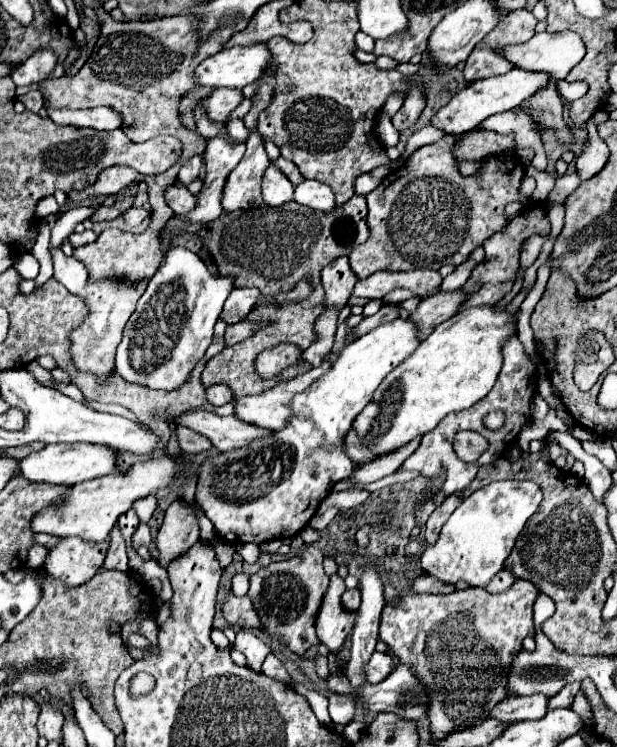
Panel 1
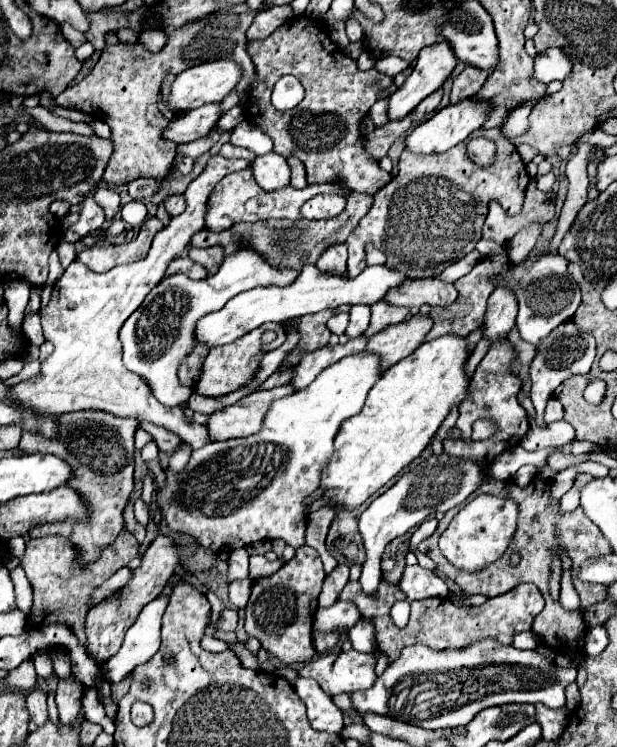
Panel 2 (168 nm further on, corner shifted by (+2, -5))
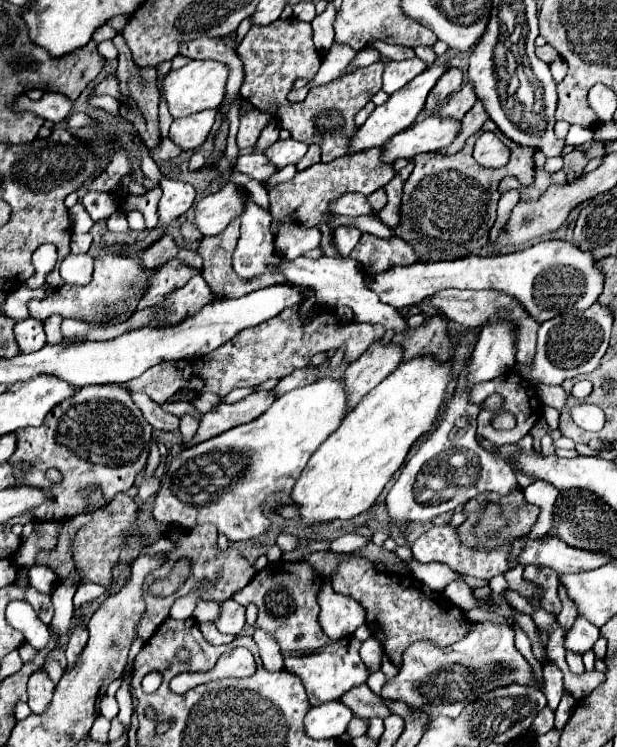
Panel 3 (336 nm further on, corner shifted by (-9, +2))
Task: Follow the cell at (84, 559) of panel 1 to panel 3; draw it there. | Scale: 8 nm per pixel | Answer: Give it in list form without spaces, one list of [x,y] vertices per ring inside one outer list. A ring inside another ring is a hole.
[[[87,385],[81,387],[71,399],[65,399],[47,415],[45,423],[39,427],[25,427],[17,431],[17,451],[13,459],[27,459],[35,463],[35,475],[23,485],[43,487],[45,491],[55,491],[55,499],[43,503],[35,511],[11,519],[7,525],[25,525],[37,521],[61,521],[71,519],[87,509],[85,487],[97,487],[103,493],[105,503],[111,503],[117,493],[125,493],[133,487],[137,475],[143,471],[149,445],[151,445],[151,425],[145,421],[143,413],[131,399],[131,391],[125,385]],[[47,469],[59,469],[61,481],[53,483],[47,479]]]

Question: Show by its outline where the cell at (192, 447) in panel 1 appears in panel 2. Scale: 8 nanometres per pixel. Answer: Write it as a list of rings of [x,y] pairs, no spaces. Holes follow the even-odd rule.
[[[142,422],[140,428],[144,428],[148,434],[152,434],[154,442],[158,444],[158,450],[162,450],[162,452],[174,452],[182,444],[182,440],[176,434],[172,434],[170,430],[164,430],[162,426],[156,426],[152,422]]]

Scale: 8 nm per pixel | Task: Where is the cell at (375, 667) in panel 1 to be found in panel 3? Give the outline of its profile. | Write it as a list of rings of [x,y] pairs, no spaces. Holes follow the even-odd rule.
[[[355,637],[339,639],[339,641],[325,645],[321,651],[311,653],[311,655],[301,655],[301,657],[287,655],[285,669],[301,677],[301,681],[307,689],[307,695],[311,699],[311,705],[335,701],[335,699],[341,699],[349,689],[367,683],[367,679],[371,675],[369,667],[359,657],[359,647],[361,647],[361,641],[357,641]]]

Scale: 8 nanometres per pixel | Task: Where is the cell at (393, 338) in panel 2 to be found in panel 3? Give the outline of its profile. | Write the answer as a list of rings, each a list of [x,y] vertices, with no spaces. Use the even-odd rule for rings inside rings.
[[[373,341],[369,349],[349,365],[345,371],[345,385],[349,389],[349,409],[353,409],[373,387],[377,387],[403,361],[403,347],[399,343]]]

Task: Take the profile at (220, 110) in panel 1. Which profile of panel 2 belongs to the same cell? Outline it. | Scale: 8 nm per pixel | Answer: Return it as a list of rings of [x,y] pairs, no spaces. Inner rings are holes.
[[[206,104],[196,110],[188,110],[172,116],[168,130],[164,130],[164,138],[176,144],[188,144],[206,136],[212,126],[220,118],[220,104]]]

